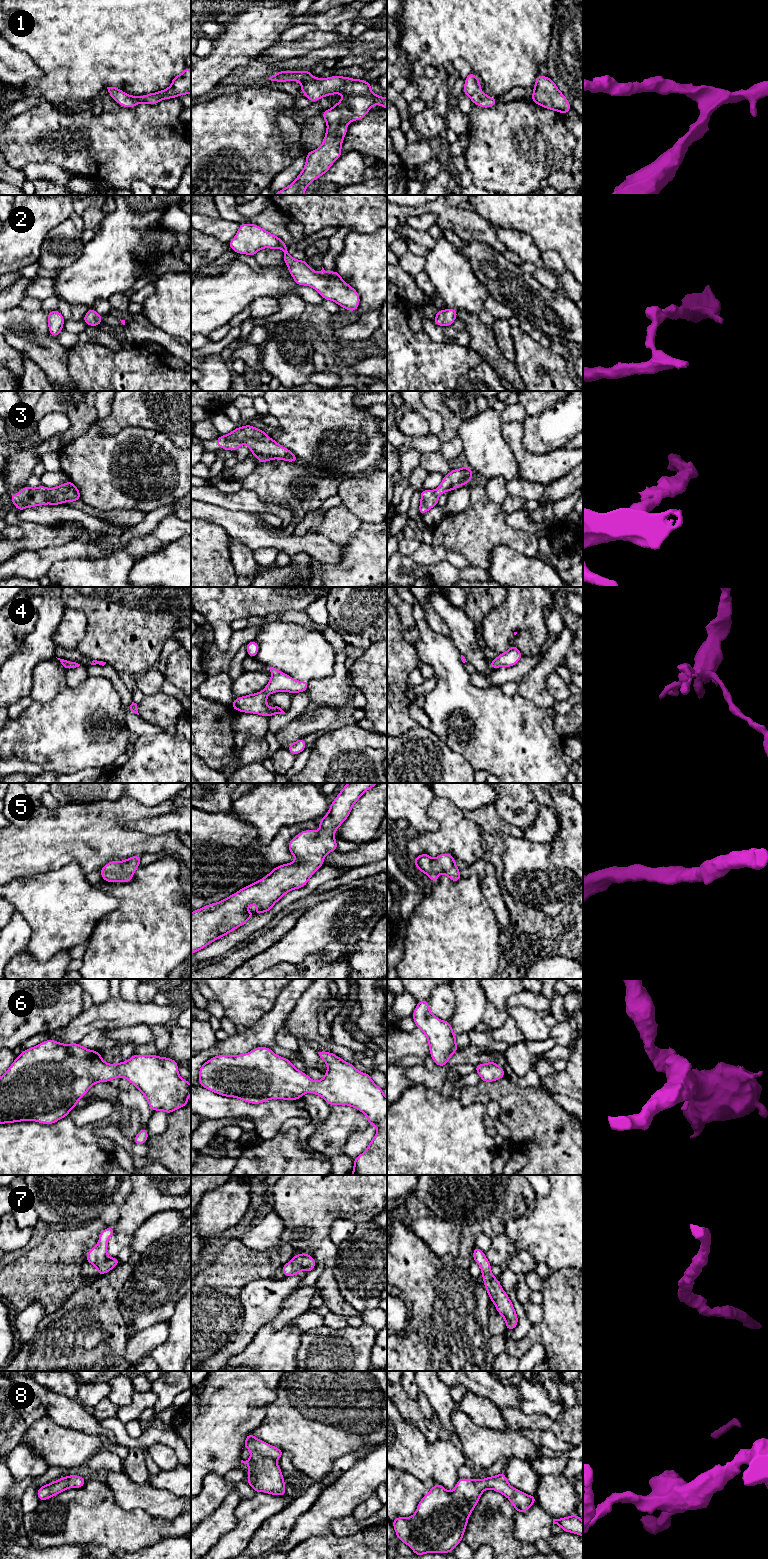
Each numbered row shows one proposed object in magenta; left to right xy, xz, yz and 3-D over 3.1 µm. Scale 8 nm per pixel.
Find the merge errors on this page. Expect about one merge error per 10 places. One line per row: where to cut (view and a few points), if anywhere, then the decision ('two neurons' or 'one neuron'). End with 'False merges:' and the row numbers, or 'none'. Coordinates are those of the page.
1: no cut | one neuron
2: no cut | one neuron
3: no cut | one neuron
4: no cut | one neuron
5: no cut | one neuron
6: no cut | one neuron
7: no cut | one neuron
8: no cut | one neuron
False merges: none

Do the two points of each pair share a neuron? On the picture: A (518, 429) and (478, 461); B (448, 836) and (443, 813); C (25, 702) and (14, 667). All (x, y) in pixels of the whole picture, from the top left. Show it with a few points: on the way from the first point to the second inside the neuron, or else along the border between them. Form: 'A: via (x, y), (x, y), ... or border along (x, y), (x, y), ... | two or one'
A: border along (502, 422), (502, 437), (515, 461) | two
B: via (448, 830), (448, 819) | one
C: border along (29, 694), (19, 698), (10, 705) | two

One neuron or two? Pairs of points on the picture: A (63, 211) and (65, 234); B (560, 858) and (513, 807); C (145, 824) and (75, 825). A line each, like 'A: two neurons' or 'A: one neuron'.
A: two neurons
B: two neurons
C: two neurons

